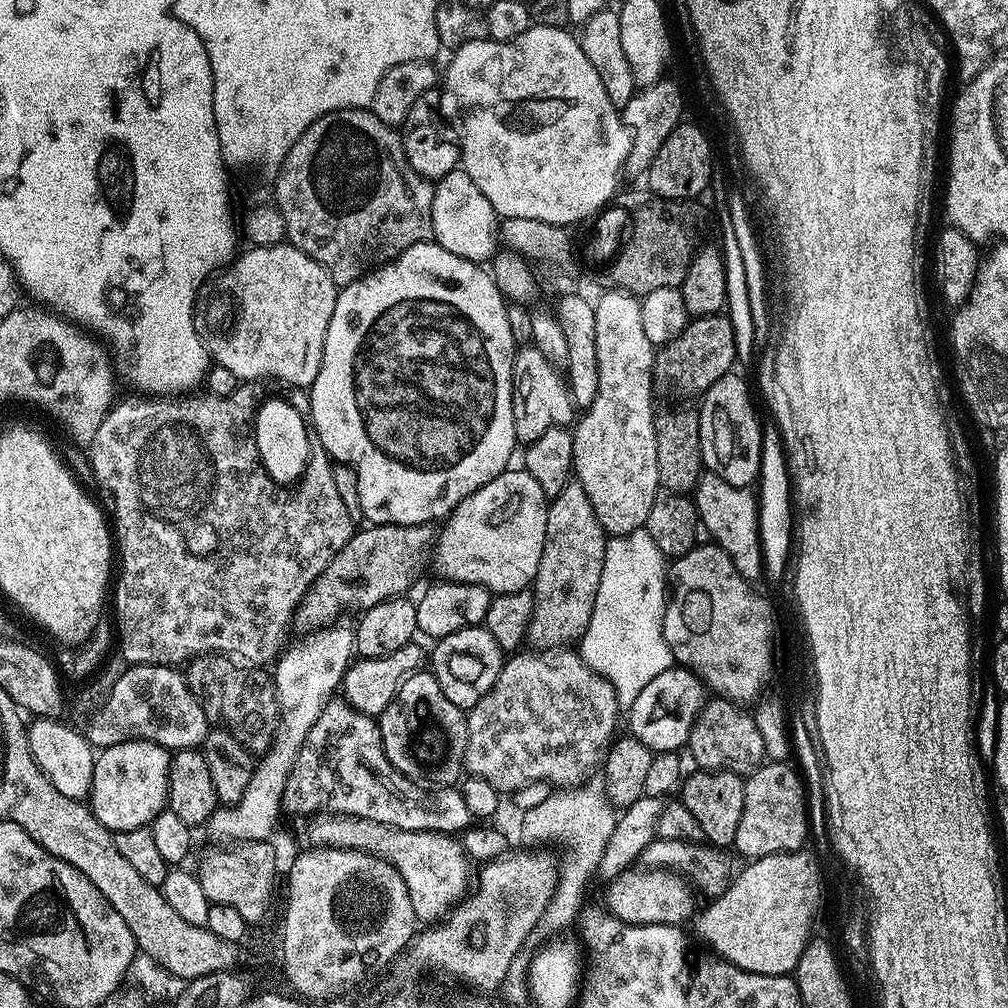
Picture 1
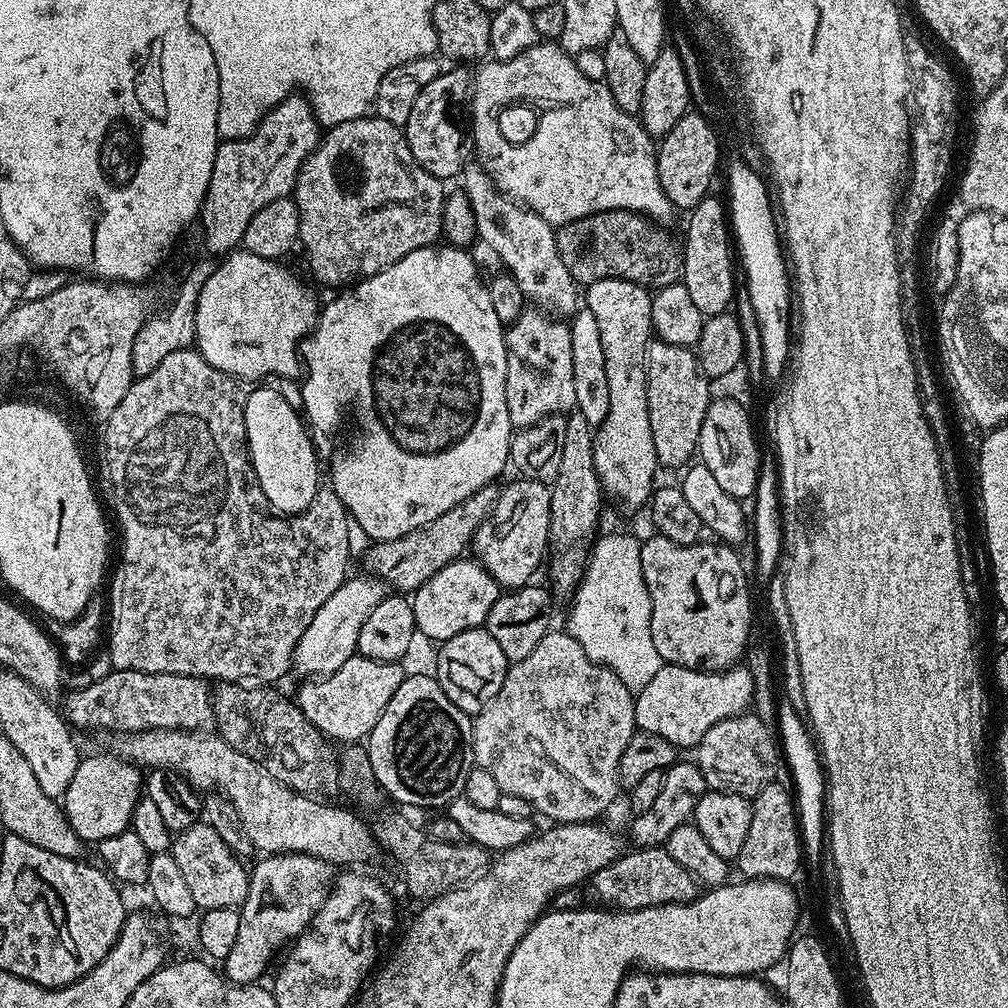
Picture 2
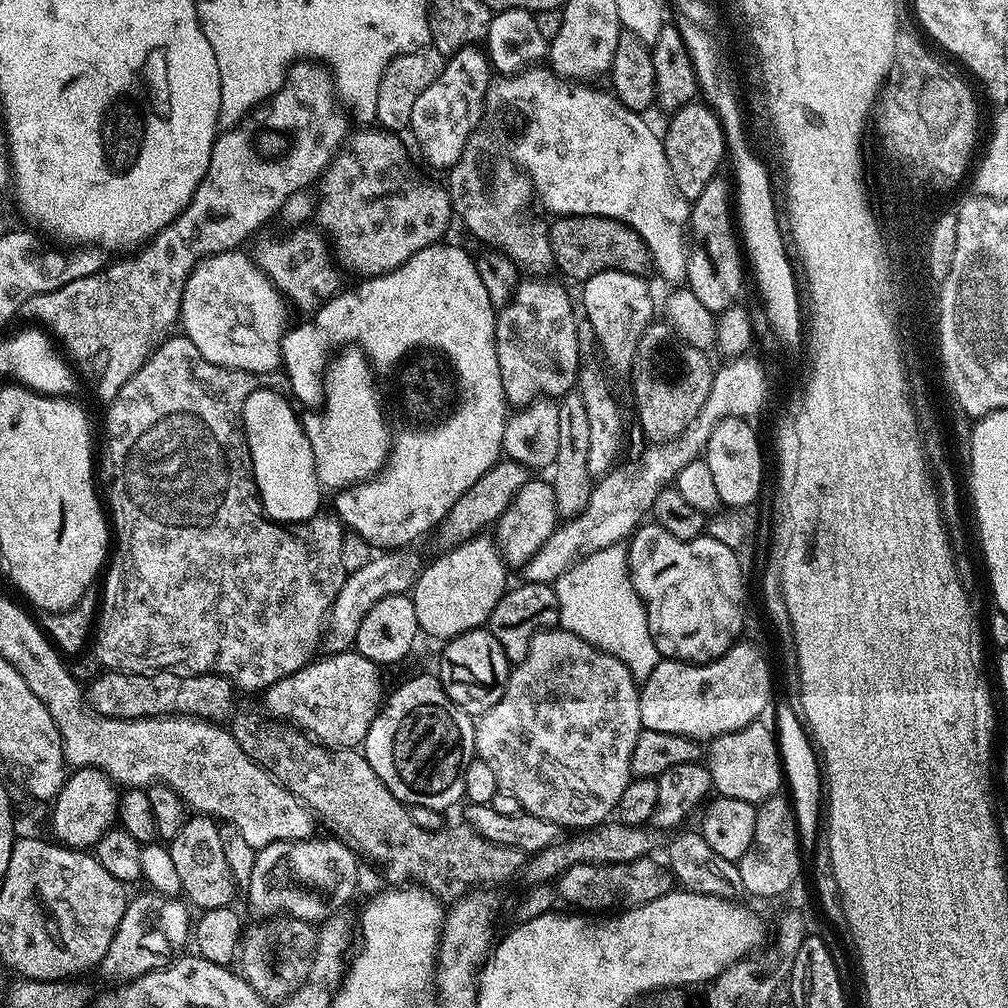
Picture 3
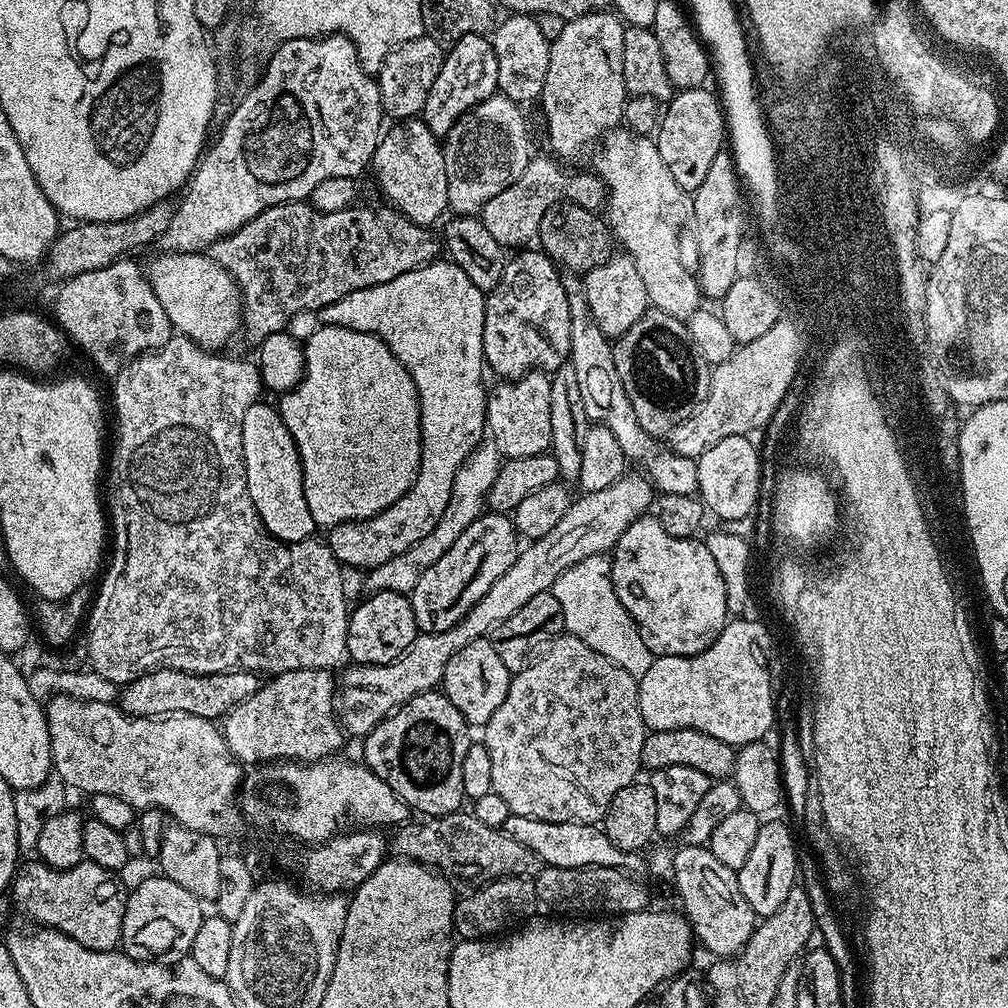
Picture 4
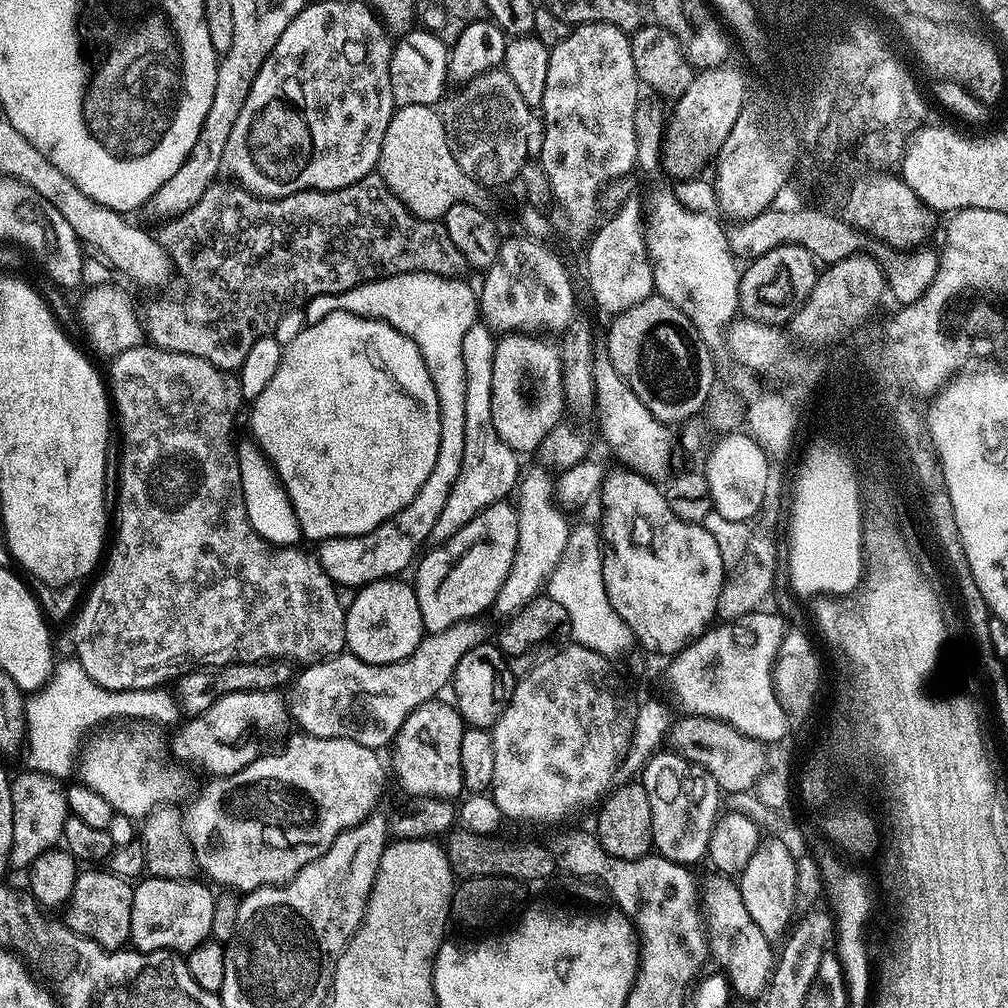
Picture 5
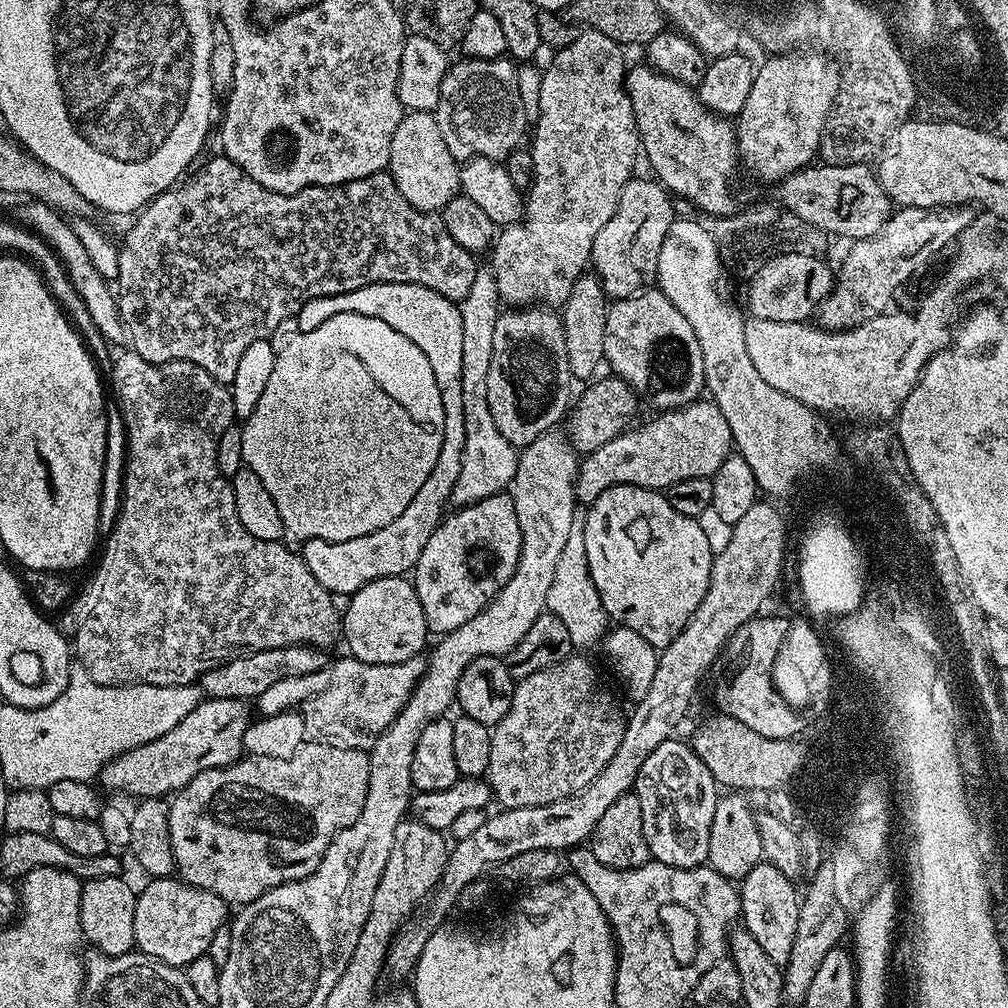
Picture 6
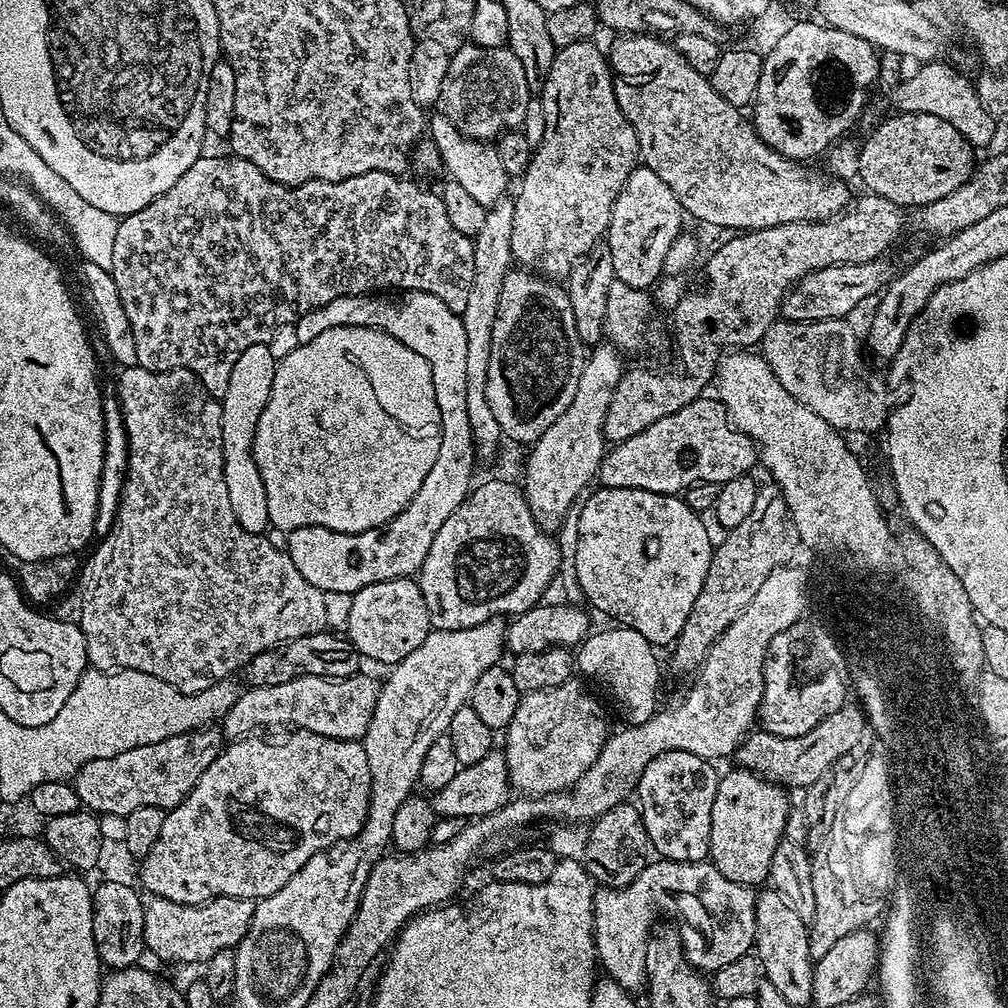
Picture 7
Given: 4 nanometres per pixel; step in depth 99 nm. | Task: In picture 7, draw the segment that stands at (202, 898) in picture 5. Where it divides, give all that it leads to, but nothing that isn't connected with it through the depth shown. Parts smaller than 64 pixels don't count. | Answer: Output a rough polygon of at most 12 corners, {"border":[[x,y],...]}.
{"border":[[215,896],[144,905],[144,946],[203,965],[235,949],[256,904]]}

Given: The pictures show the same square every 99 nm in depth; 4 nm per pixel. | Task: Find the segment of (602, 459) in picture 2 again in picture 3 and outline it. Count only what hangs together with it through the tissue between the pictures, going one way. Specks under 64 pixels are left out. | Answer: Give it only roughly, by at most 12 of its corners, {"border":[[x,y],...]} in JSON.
{"border":[[643,275],[583,281],[584,312],[600,352],[631,369],[653,323]]}

